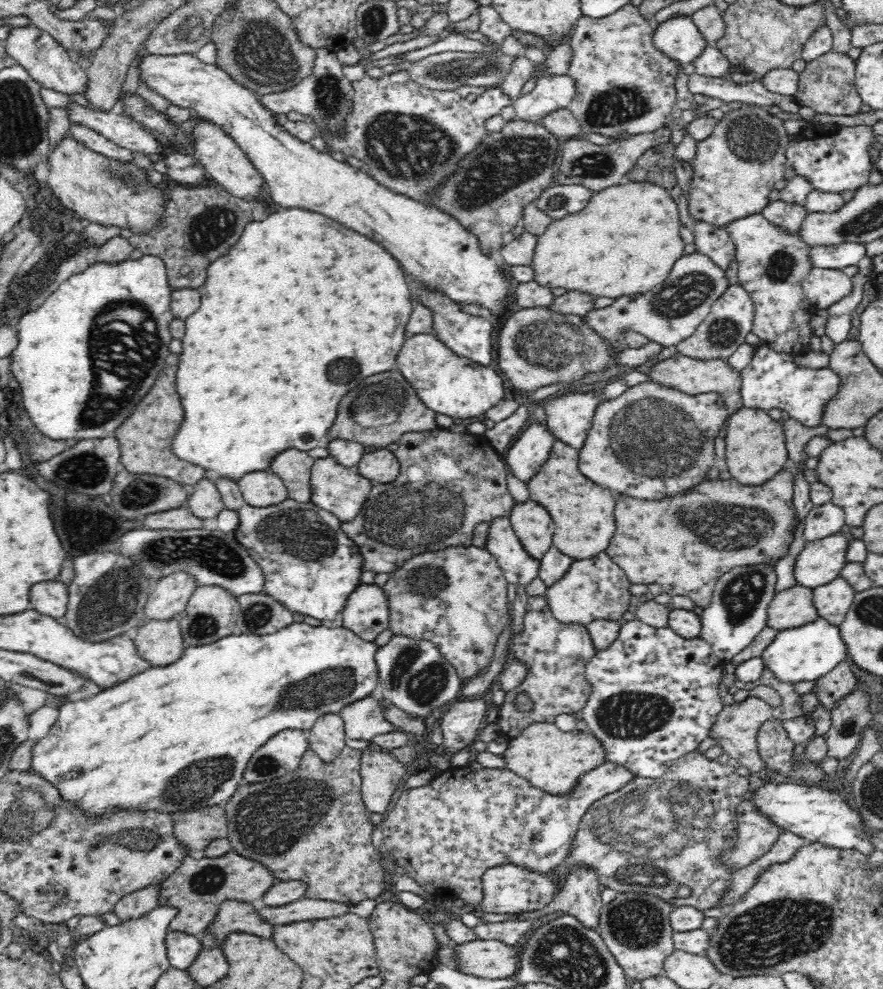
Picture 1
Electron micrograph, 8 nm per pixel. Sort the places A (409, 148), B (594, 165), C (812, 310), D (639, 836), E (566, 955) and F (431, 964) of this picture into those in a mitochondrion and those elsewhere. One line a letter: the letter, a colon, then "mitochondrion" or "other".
A: mitochondrion
B: mitochondrion
C: other
D: mitochondrion
E: mitochondrion
F: other

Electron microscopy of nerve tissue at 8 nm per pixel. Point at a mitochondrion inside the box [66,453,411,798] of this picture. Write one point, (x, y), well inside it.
(209, 552)

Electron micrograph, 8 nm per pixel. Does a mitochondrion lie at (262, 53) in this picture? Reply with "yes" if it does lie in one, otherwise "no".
yes

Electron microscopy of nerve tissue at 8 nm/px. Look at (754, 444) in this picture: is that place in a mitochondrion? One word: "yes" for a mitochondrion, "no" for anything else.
no

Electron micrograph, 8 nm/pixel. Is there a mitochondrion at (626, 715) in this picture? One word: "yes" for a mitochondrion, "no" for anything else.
yes

